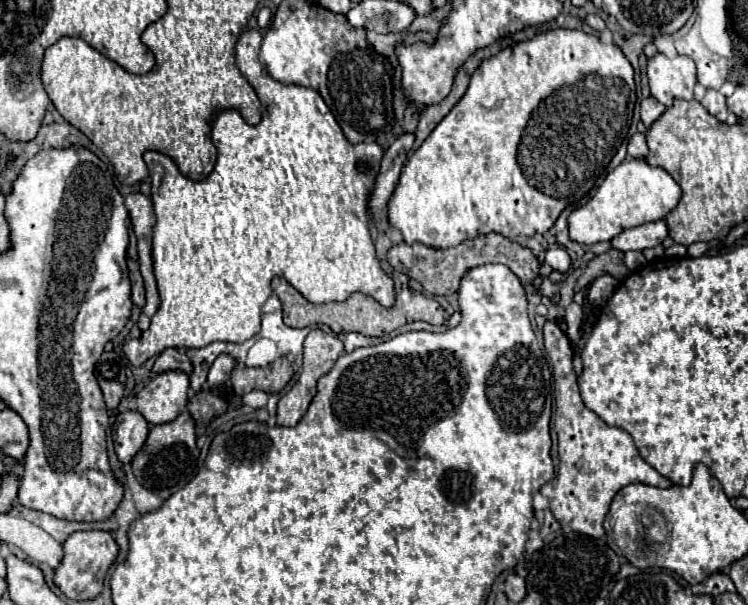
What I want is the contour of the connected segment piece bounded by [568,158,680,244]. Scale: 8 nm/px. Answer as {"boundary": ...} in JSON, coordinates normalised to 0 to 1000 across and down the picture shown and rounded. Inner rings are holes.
{"boundary":[[[837,261],[829,274],[814,284],[794,327],[759,357],[762,393],[775,403],[818,397],[832,380],[885,364],[898,344],[904,344],[906,331],[909,307],[888,278],[874,278],[864,264]]]}

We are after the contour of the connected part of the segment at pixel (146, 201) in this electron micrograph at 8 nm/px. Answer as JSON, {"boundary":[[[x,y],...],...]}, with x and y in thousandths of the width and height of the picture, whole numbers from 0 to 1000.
{"boundary":[[[187,317],[184,321],[171,321],[166,337],[168,337],[174,364],[176,364],[176,380],[184,393],[184,436],[187,436],[187,450],[190,450],[193,473],[195,473],[195,506],[190,509],[184,539],[187,539],[190,549],[195,549],[206,516],[214,506],[214,489],[211,489],[211,479],[209,479],[209,460],[206,460],[206,450],[203,450],[206,347],[203,347],[201,327],[187,321]]]}

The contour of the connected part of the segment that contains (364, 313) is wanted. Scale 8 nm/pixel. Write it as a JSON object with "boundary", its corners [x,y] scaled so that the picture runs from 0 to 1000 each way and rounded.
{"boundary":[[[366,460],[364,476],[366,476],[369,489],[377,499],[380,529],[388,542],[409,542],[414,536],[436,536],[449,552],[455,552],[455,549],[481,549],[487,555],[500,559],[500,555],[508,555],[508,552],[519,552],[519,549],[535,542],[535,539],[540,539],[543,532],[551,532],[551,529],[567,529],[567,532],[575,532],[575,536],[583,536],[583,539],[588,539],[594,532],[594,509],[583,496],[567,489],[564,483],[553,483],[548,476],[537,476],[529,486],[529,502],[524,509],[513,509],[500,493],[495,493],[489,486],[479,486],[479,483],[471,486],[460,499],[417,502],[393,473],[388,473],[380,460]]]}

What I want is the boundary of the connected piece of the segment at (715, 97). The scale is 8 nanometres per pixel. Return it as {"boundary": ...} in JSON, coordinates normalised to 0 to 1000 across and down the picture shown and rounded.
{"boundary":[[[944,149],[944,159],[939,165],[939,175],[957,192],[963,202],[971,202],[973,195],[973,179],[971,179],[971,162],[960,149]]]}

